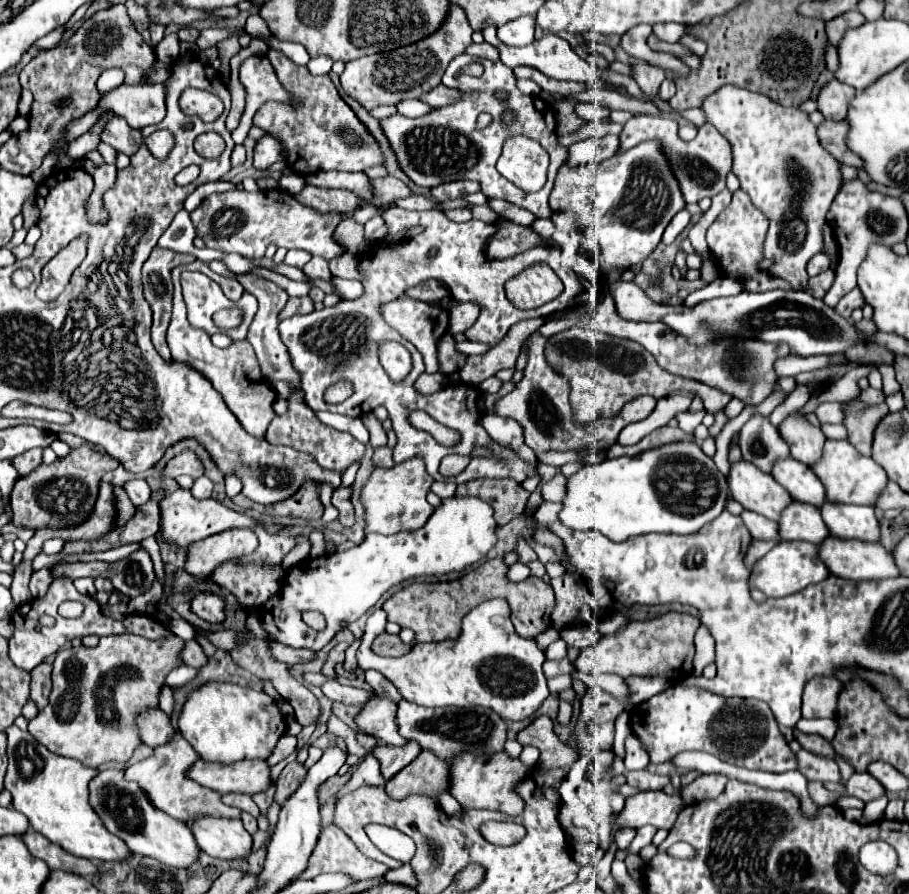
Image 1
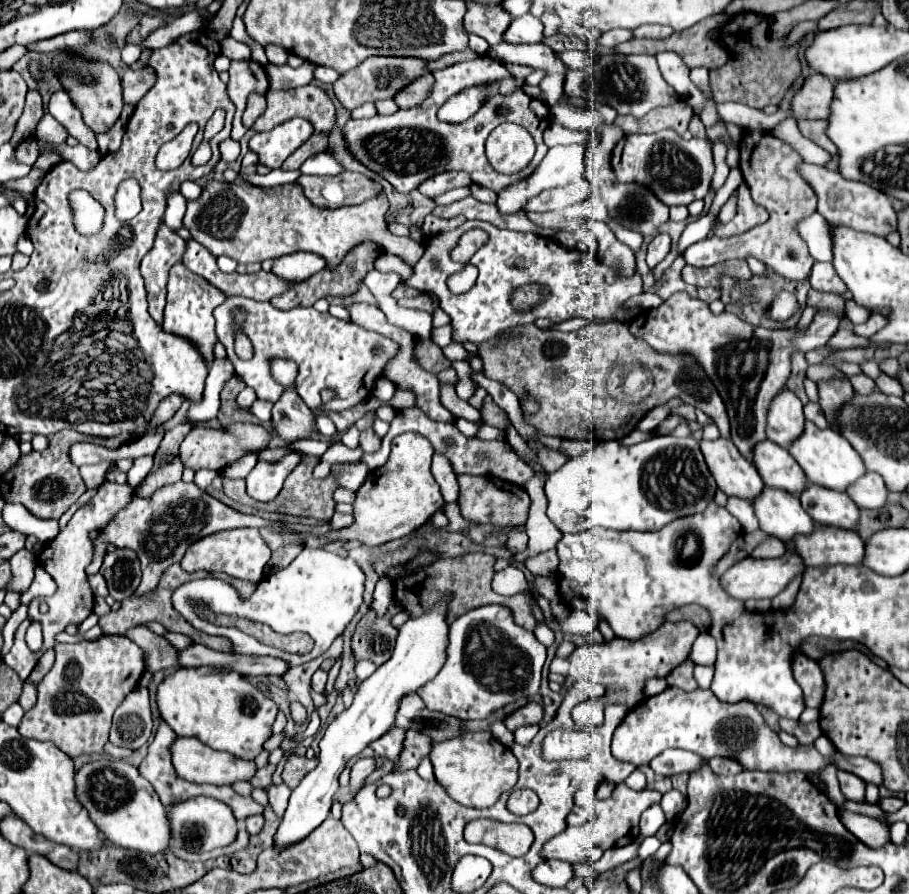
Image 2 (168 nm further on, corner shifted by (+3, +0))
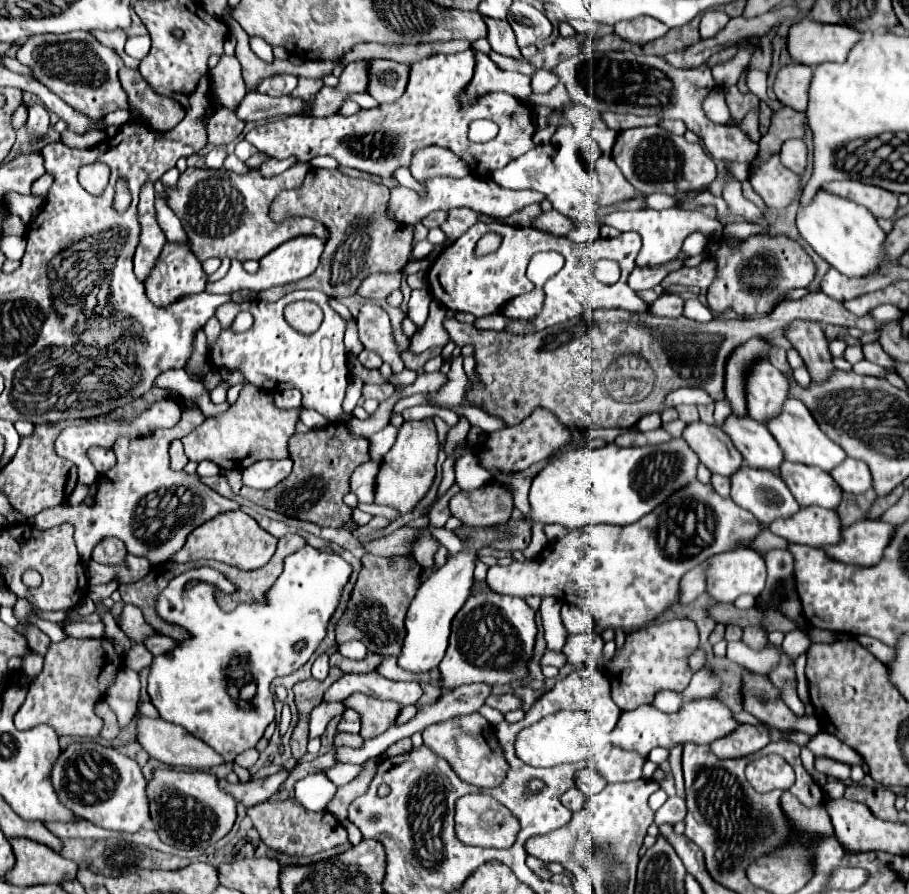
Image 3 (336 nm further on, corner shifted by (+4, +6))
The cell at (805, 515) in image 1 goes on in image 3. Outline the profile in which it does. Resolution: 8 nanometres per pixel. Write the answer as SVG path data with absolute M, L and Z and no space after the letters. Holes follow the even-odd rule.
M744 467L738 473L732 475L732 493L730 497L744 507L746 511L750 511L762 525L770 525L776 519L786 519L792 517L800 511L800 505L796 503L794 495L790 493L790 489L786 487L786 483L782 481L782 477L774 471L762 471L762 469L750 469Z

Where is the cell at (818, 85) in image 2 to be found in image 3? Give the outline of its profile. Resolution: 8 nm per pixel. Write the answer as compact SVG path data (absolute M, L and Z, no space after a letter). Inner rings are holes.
M790 63L780 69L774 81L774 93L784 105L792 107L794 111L806 111L810 81L812 81L812 67Z

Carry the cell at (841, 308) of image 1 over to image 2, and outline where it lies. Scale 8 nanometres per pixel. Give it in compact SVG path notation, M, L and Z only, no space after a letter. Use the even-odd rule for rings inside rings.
M685 291L673 293L661 307L657 309L647 309L641 315L637 315L633 321L629 321L629 329L635 337L647 341L655 351L659 353L689 353L693 355L705 369L707 377L715 383L727 413L729 413L729 421L731 421L731 439L735 443L735 447L745 455L751 457L751 447L765 437L765 417L767 417L767 407L771 403L771 399L785 387L785 381L791 373L791 361L789 355L793 351L811 351L817 349L821 345L825 345L833 333L839 329L841 319L839 315L831 315L829 311L825 313L817 313L811 321L811 325L803 331L799 331L797 327L789 327L789 329L765 329L765 327L757 327L751 325L747 321L741 321L739 317L731 315L731 313L721 313L721 315L713 315L709 311L709 305L701 299L689 297Z

